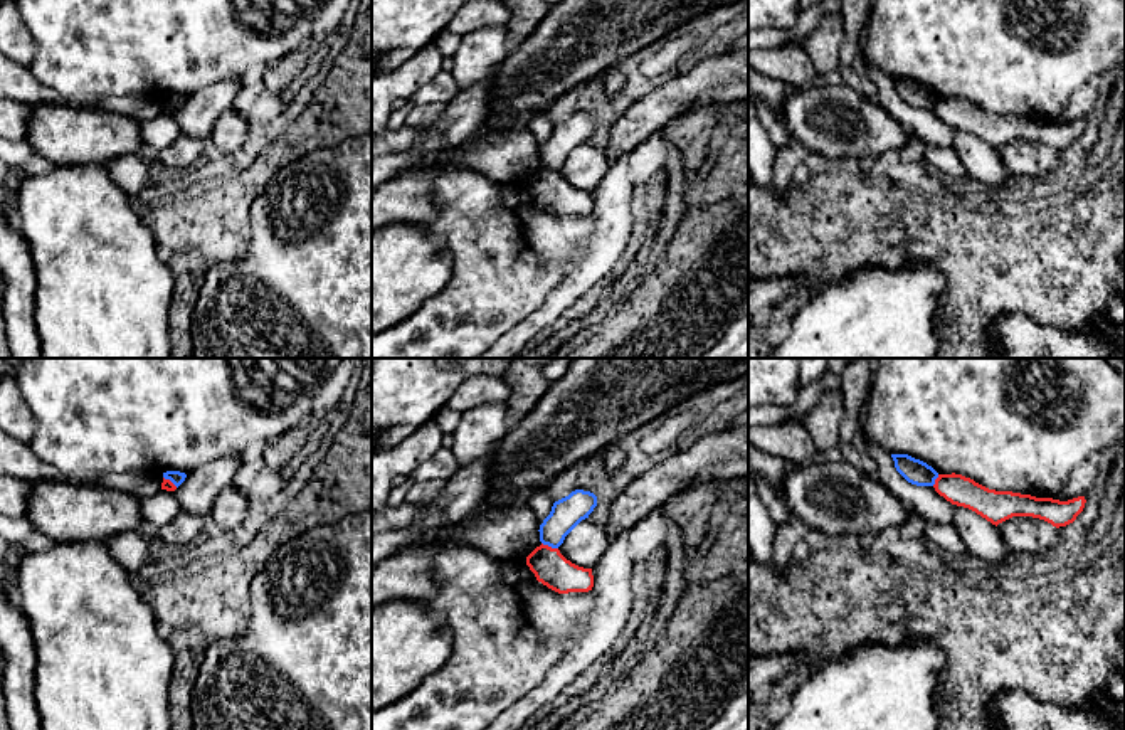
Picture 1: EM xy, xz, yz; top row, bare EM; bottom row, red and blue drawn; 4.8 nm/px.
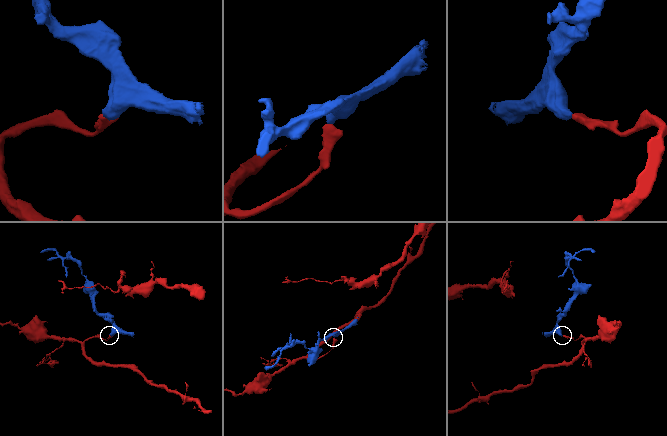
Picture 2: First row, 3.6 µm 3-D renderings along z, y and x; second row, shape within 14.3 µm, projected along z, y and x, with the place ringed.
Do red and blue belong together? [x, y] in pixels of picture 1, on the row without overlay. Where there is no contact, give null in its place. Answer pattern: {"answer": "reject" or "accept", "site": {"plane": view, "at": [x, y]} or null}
{"answer": "reject", "site": {"plane": "xz", "at": [550, 170]}}

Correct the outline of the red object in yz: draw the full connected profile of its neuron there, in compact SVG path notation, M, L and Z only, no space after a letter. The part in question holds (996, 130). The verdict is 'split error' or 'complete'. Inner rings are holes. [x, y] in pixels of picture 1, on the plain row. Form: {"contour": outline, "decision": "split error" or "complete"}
{"contour": "M955 96L938 98L933 111L952 128L969 131L996 150L1012 140L1033 140L1056 151L1066 150L1076 143L1086 126L1085 119L1059 124L1012 114L996 114Z", "decision": "complete"}

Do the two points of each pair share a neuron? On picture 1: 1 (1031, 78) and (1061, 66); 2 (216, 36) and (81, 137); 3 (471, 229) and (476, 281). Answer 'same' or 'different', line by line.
1: same
2: different
3: same

